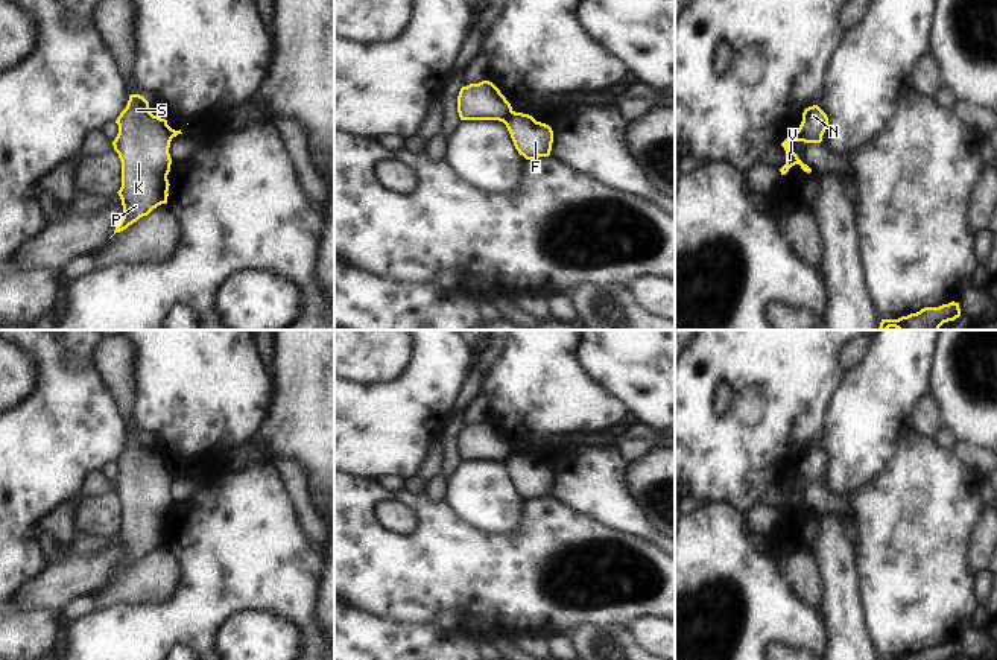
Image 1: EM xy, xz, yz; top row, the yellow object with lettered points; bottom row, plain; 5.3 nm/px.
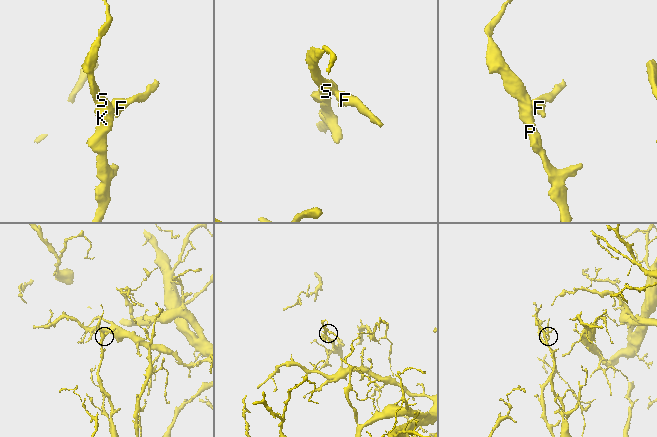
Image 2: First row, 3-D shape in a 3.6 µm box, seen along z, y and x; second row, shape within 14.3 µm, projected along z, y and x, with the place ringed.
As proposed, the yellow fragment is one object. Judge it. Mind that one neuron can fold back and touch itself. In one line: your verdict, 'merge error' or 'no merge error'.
merge error

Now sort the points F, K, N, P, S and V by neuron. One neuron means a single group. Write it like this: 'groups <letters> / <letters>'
groups F N / K P S V

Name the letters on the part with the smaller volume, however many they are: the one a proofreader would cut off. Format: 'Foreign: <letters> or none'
Foreign: F, N

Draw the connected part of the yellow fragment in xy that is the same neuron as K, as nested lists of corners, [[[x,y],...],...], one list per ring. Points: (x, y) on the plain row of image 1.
[[[140,435],[129,436],[116,464],[119,474],[112,487],[122,502],[122,528],[117,534],[123,558],[114,575],[167,544],[172,505],[169,488],[173,479],[167,461],[154,456],[149,443]]]

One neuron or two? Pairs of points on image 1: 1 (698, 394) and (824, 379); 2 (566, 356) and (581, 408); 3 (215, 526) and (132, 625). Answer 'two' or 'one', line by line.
1: one
2: one
3: one

